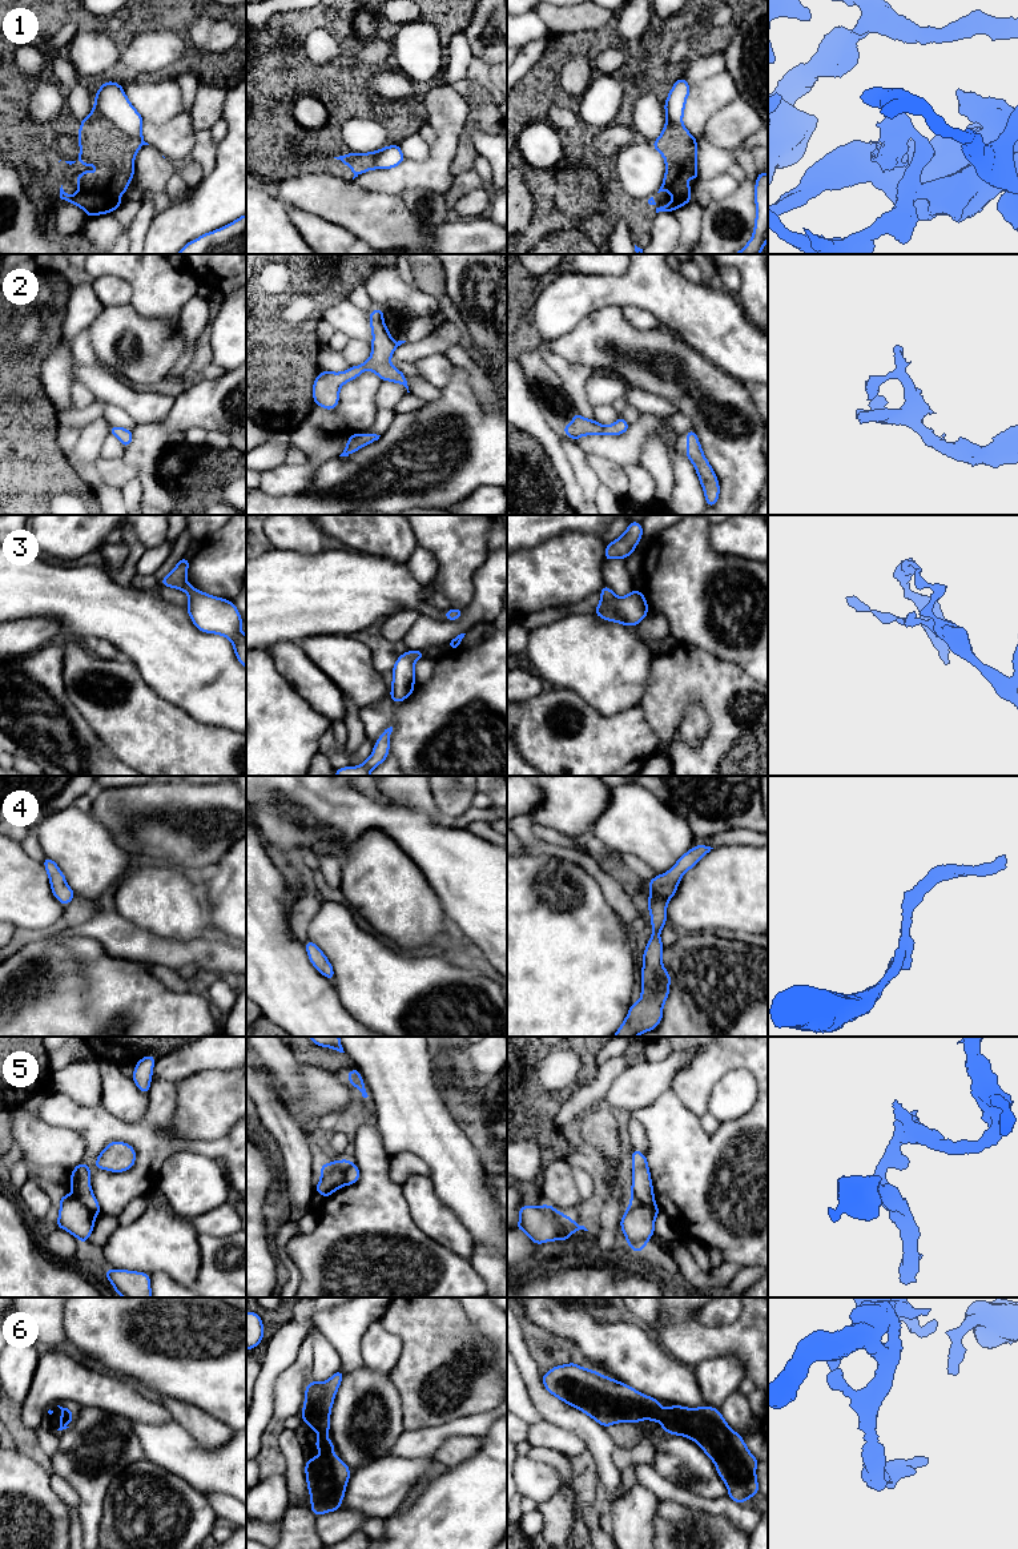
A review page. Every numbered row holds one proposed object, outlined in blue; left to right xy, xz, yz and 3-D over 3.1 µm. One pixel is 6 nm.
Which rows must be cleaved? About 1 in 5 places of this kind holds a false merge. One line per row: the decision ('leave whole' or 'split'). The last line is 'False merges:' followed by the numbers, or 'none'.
1: split
2: leave whole
3: leave whole
4: leave whole
5: split
6: leave whole
False merges: 1, 5

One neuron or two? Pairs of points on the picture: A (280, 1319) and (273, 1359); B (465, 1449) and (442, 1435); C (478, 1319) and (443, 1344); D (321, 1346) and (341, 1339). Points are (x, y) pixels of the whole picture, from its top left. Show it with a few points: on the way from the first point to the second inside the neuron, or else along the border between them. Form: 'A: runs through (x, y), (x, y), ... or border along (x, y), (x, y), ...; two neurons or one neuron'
A: border along (293, 1316), (277, 1330); two neurons
B: border along (478, 1437), (449, 1436), (431, 1455); two neurons
C: border along (465, 1311), (470, 1339), (463, 1346), (478, 1355); two neurons
D: border along (314, 1324), (337, 1352), (341, 1368); two neurons

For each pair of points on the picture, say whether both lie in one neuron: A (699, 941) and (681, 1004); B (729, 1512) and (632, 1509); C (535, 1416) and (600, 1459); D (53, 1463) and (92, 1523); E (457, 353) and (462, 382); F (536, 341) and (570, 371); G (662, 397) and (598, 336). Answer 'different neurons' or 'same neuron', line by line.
A: same neuron
B: different neurons
C: different neurons
D: same neuron
E: different neurons
F: same neuron
G: same neuron

